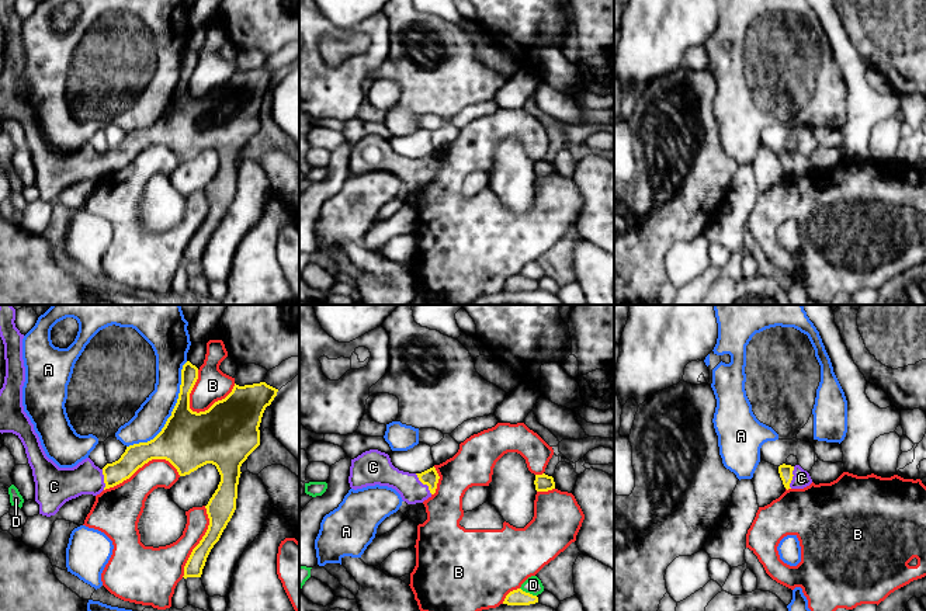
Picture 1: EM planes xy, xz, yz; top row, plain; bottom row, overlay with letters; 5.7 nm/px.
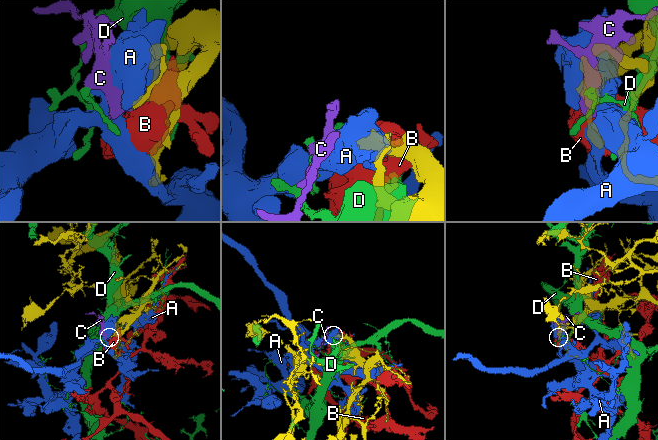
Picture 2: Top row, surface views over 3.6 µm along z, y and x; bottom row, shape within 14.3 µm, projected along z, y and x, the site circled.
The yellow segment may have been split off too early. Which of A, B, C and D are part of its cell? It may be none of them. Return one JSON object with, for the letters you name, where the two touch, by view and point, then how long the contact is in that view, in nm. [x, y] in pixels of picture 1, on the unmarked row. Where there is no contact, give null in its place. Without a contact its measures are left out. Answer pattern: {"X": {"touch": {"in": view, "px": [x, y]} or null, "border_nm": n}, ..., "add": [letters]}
{"C": {"touch": {"in": "xz", "px": [425, 169]}, "border_nm": 160}, "add": ["C"]}

